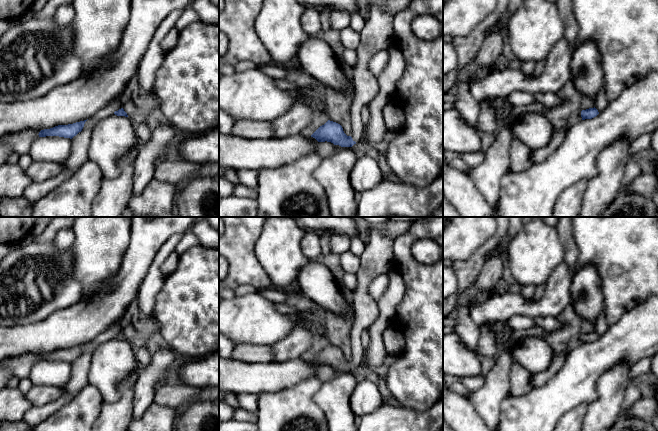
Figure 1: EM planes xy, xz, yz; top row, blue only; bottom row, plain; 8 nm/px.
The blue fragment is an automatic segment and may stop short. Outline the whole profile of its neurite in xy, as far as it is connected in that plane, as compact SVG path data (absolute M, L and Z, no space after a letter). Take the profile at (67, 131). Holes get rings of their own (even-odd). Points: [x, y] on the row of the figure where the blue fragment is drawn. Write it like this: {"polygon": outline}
{"polygon": "M87 120L76 122L68 125L58 125L50 129L44 129L39 132L39 137L59 136L72 139L82 131Z"}

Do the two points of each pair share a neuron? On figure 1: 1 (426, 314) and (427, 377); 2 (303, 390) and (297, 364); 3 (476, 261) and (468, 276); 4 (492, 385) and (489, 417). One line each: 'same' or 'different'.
1: same
2: different
3: same
4: same

